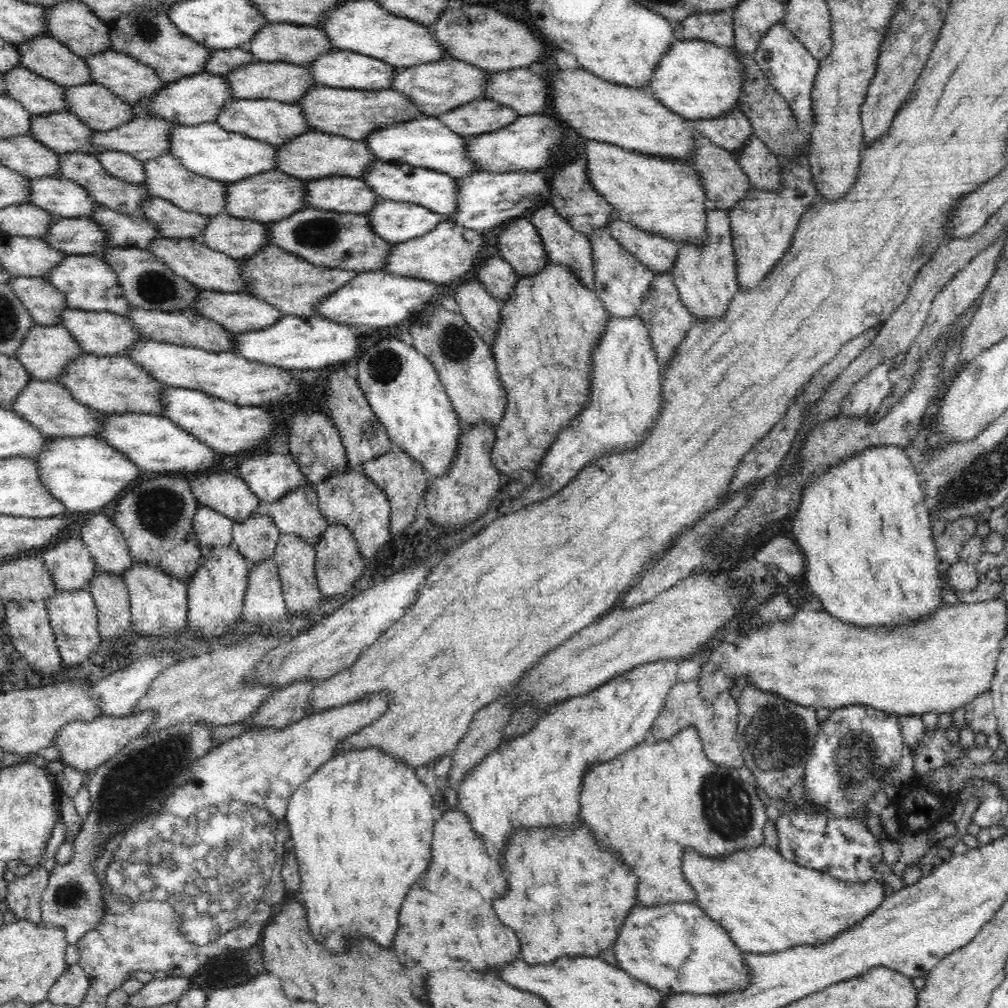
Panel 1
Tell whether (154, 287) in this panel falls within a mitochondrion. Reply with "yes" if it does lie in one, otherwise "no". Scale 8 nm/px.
yes

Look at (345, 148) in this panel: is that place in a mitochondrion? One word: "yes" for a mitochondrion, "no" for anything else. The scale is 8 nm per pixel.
no

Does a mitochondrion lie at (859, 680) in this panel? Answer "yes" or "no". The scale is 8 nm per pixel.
no

